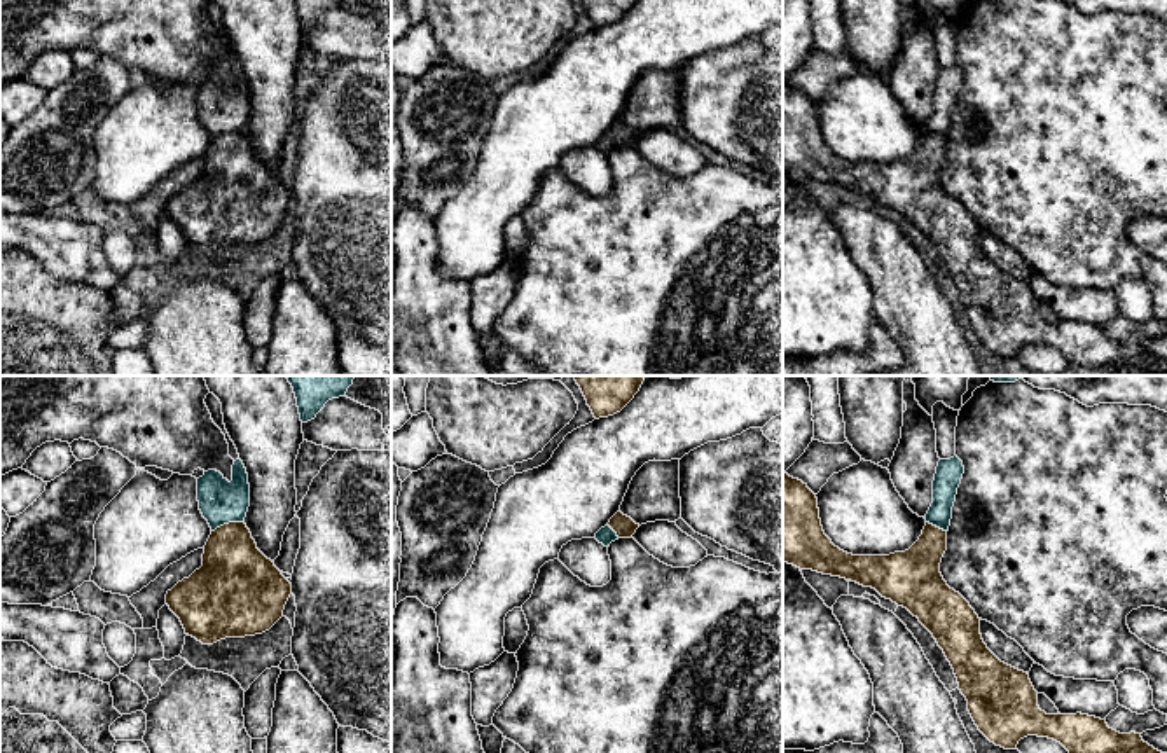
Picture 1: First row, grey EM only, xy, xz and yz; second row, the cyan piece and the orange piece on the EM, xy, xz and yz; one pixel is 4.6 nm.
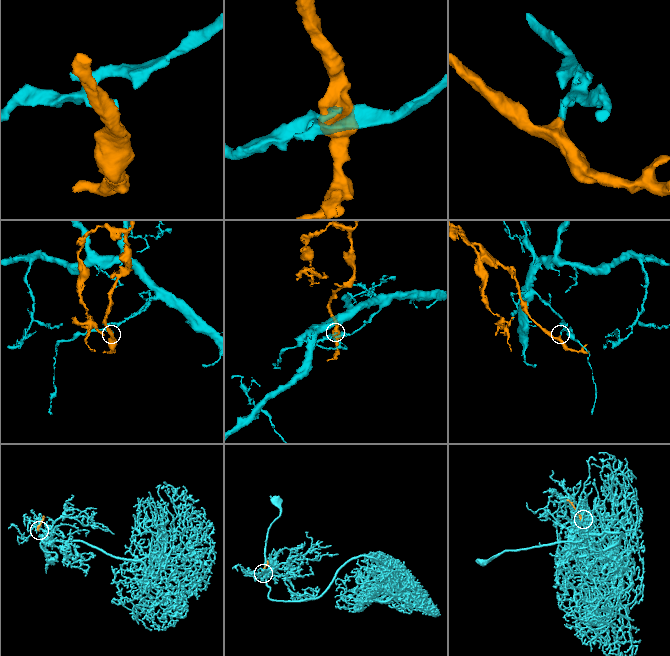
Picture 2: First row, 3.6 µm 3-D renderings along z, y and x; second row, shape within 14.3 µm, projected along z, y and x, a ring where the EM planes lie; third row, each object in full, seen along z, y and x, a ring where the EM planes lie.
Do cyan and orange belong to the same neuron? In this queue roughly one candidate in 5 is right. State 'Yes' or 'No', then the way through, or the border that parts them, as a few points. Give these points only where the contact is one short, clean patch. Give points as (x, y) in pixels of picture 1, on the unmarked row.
No. Boundary: xy (243, 130), (229, 130), (212, 140)

